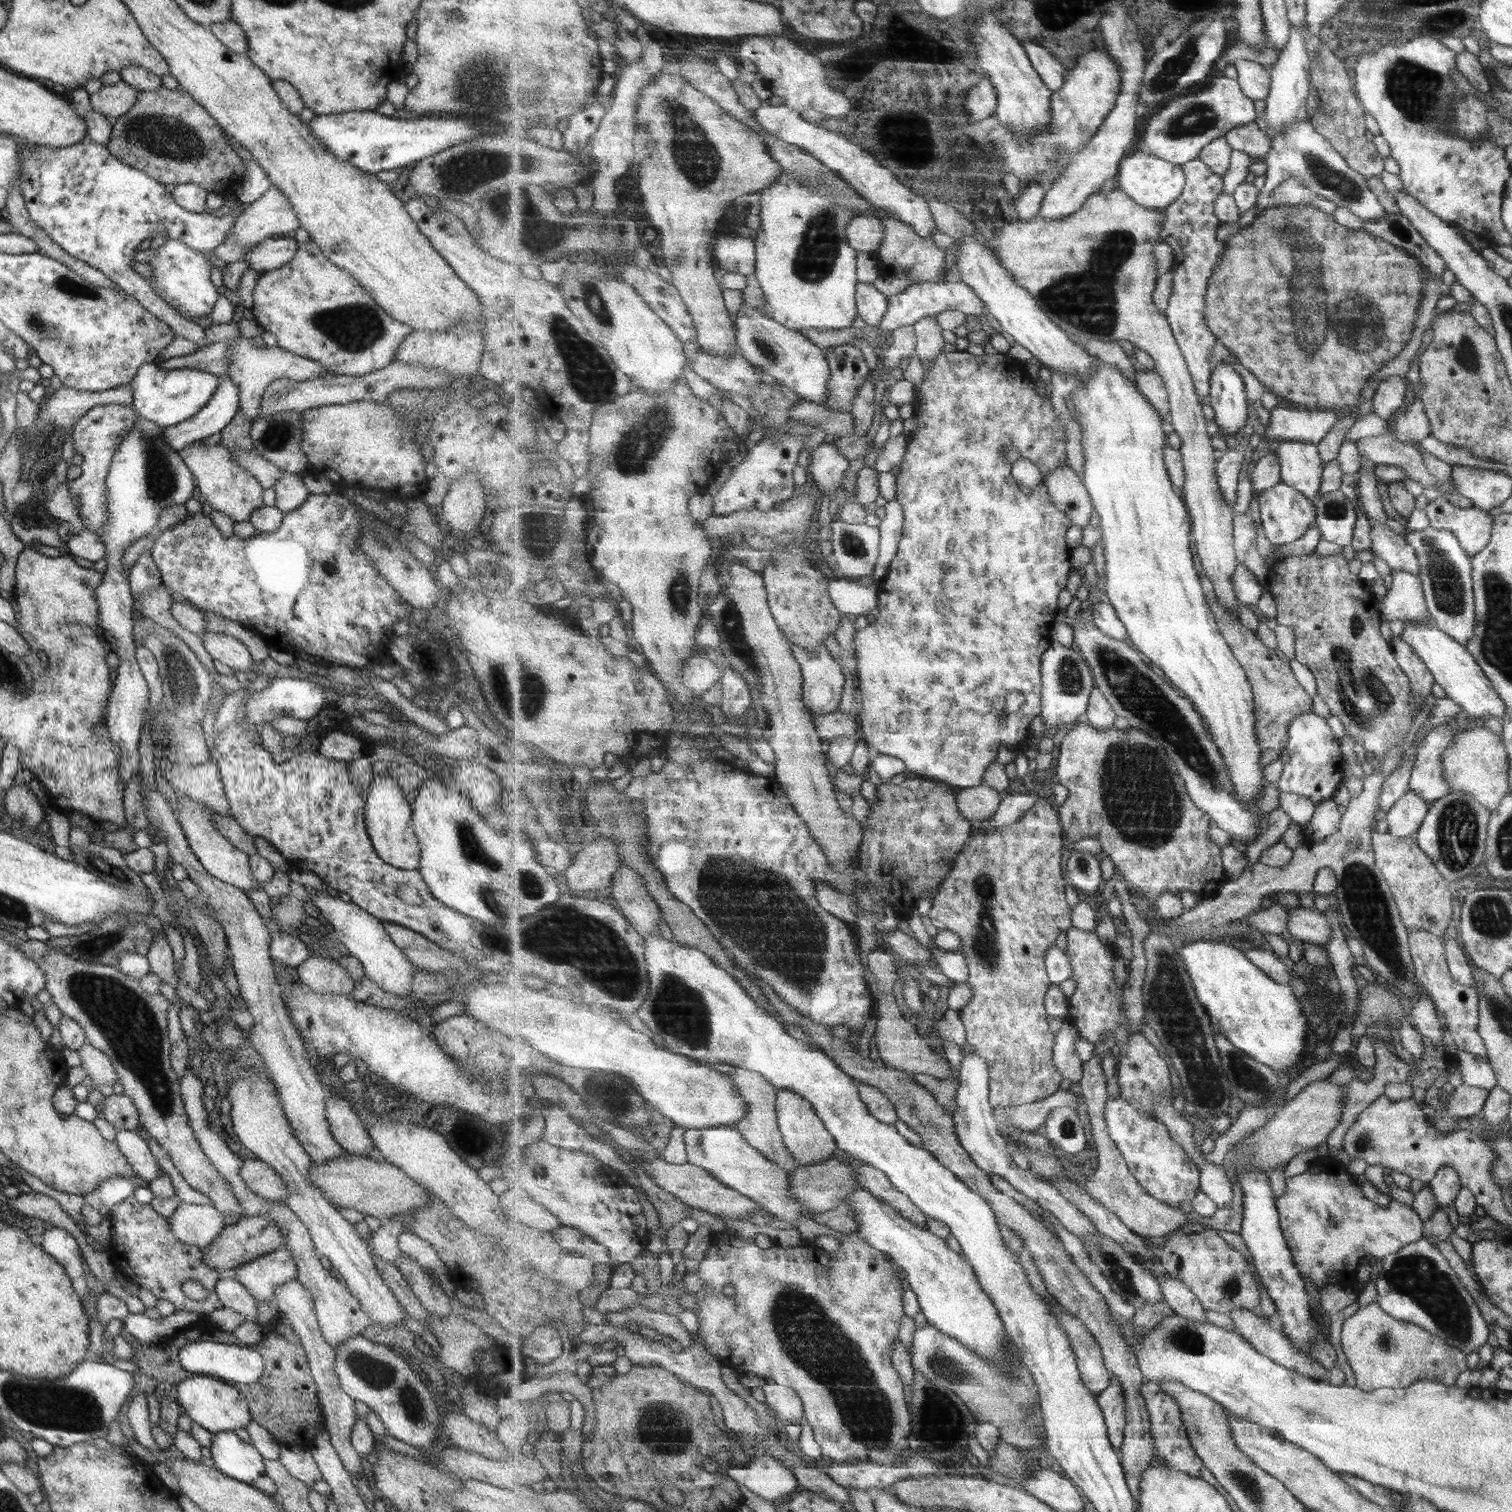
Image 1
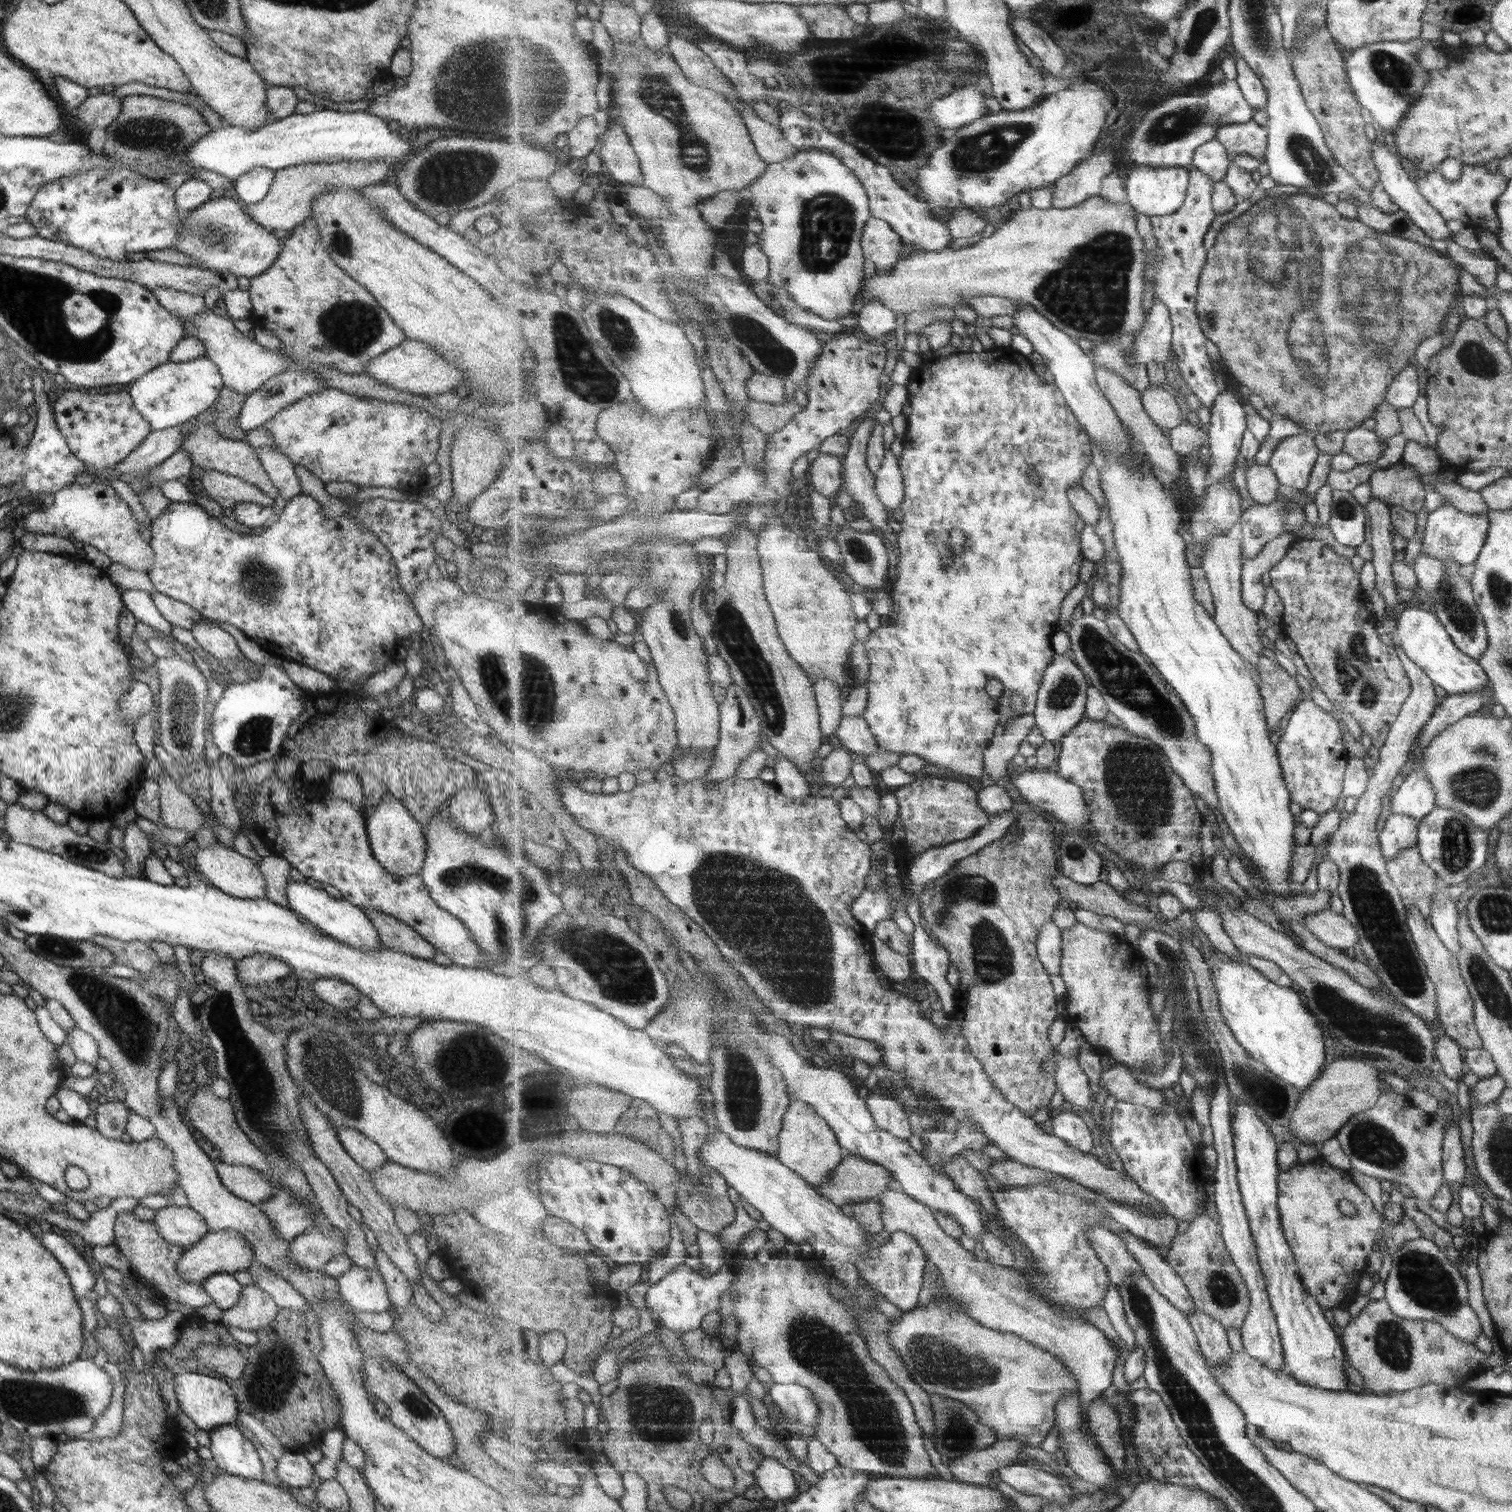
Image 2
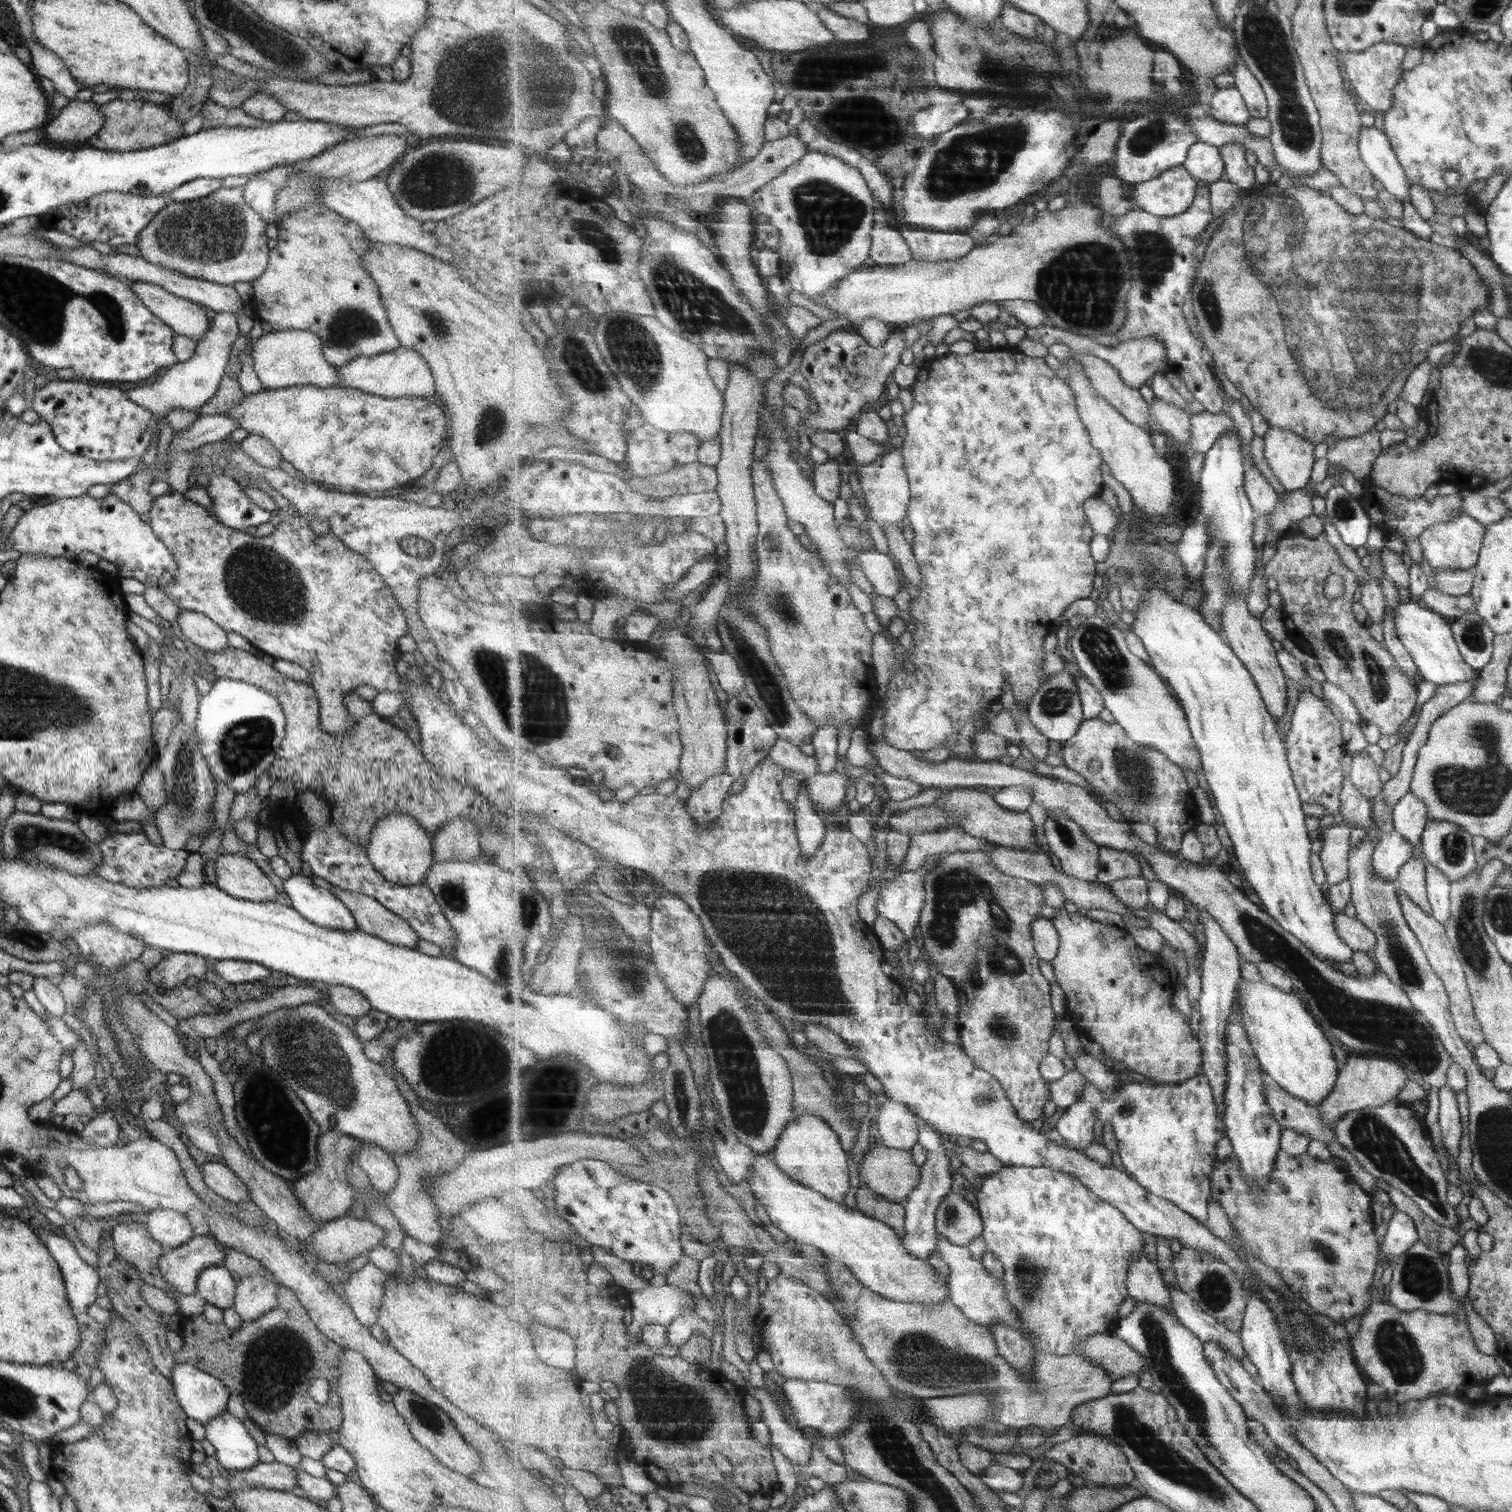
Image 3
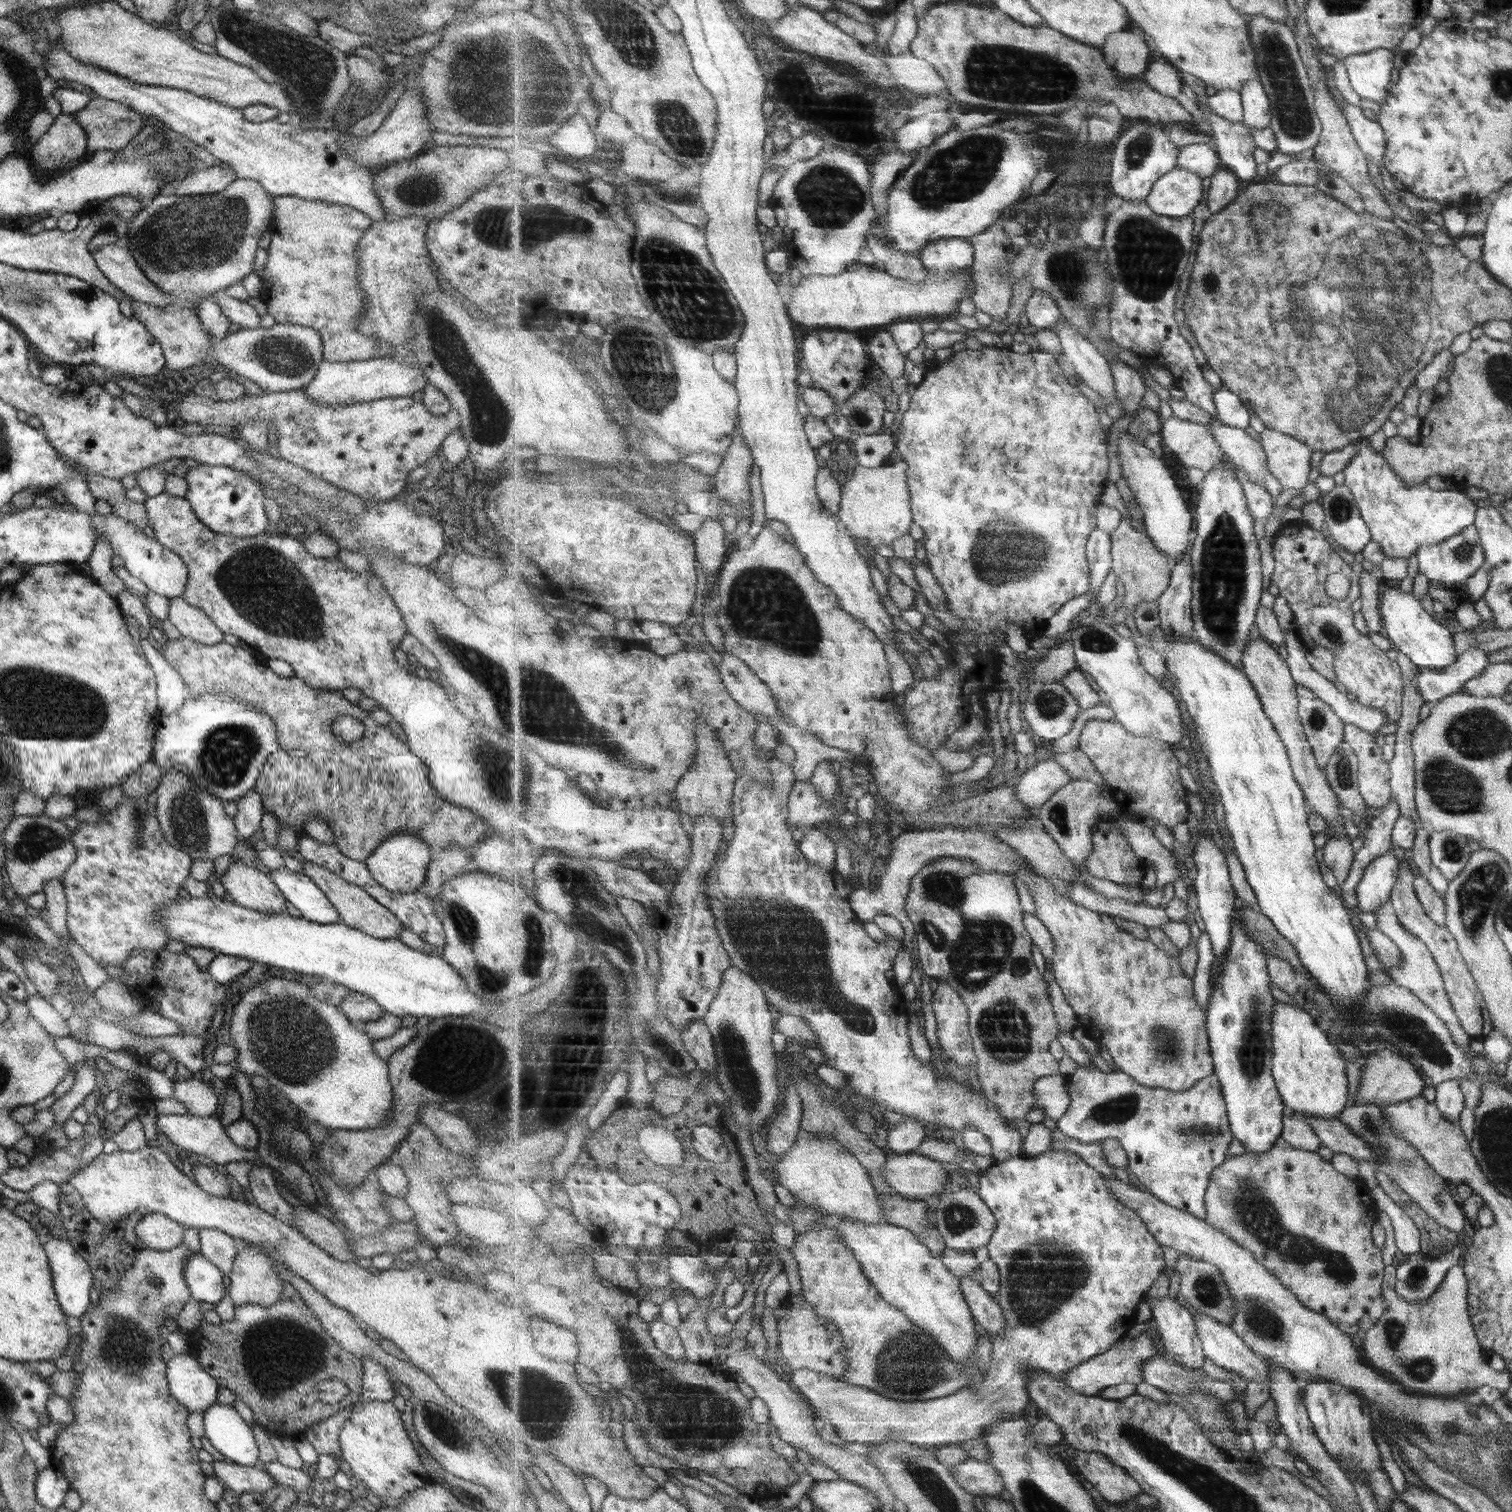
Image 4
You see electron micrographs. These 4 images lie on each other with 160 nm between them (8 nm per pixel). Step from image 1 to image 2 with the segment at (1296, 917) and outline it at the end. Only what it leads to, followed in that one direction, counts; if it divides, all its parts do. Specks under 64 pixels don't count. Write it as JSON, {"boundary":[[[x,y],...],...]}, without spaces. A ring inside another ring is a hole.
{"boundary":[[[1328,908],[1303,916],[1301,923],[1325,946],[1349,952],[1358,942],[1355,927],[1341,913]]]}

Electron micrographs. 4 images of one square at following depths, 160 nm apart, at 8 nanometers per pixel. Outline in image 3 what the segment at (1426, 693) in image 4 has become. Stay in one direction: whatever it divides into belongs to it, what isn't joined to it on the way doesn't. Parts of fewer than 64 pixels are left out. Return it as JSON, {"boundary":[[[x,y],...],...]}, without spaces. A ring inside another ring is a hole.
{"boundary":[[[1476,612],[1447,619],[1453,640],[1462,659],[1475,671],[1489,662],[1492,653],[1492,630]]]}

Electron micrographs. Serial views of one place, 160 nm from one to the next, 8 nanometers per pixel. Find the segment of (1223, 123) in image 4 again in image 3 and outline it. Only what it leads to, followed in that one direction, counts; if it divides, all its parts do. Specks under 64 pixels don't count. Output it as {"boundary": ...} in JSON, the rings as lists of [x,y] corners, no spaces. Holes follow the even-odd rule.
{"boundary":[[[1231,143],[1220,146],[1220,153],[1226,166],[1225,179],[1239,189],[1254,188],[1255,170],[1249,164],[1246,151],[1241,143]]]}

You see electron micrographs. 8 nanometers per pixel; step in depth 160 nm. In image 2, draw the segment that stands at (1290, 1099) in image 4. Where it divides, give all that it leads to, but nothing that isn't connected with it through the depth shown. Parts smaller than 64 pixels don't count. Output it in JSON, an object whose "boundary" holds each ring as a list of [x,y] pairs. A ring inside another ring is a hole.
{"boundary":[[[1217,962],[1211,968],[1213,982],[1218,988],[1220,1009],[1239,1044],[1242,1044],[1255,1060],[1265,1064],[1273,1074],[1285,1079],[1285,1082],[1295,1086],[1299,1092],[1305,1092],[1314,1080],[1318,1080],[1319,1072],[1323,1068],[1324,1036],[1321,1036],[1322,1030],[1317,1028],[1316,1018],[1303,1008],[1299,994],[1290,987],[1279,986],[1248,963]]]}

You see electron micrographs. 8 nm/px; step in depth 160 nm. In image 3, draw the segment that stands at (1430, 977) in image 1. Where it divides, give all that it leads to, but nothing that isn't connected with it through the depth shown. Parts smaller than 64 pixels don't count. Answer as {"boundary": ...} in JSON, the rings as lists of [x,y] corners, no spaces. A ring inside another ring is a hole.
{"boundary":[[[1396,888],[1396,893],[1402,917],[1405,919],[1410,931],[1418,940],[1430,968],[1433,969],[1437,978],[1441,979],[1442,985],[1446,990],[1449,1005],[1448,1009],[1452,1016],[1456,1033],[1465,1042],[1470,1042],[1474,1047],[1481,1044],[1481,1042],[1484,1041],[1484,1038],[1480,1029],[1480,1024],[1474,1017],[1470,994],[1466,987],[1464,972],[1454,954],[1454,950],[1449,939],[1444,933],[1444,926],[1440,922],[1437,922],[1430,914],[1428,915],[1426,912],[1423,912],[1423,910],[1421,910],[1413,901],[1410,901],[1408,896],[1405,896],[1405,893],[1402,890]]]}

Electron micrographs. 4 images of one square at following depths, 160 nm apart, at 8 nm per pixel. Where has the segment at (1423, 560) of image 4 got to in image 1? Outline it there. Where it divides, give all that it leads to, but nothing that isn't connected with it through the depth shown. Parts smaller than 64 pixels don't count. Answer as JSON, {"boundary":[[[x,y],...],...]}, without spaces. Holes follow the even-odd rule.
{"boundary":[[[1443,495],[1429,501],[1424,511],[1428,526],[1437,530],[1449,530],[1469,557],[1479,552],[1489,540],[1492,516],[1488,511],[1473,506],[1453,506]]]}

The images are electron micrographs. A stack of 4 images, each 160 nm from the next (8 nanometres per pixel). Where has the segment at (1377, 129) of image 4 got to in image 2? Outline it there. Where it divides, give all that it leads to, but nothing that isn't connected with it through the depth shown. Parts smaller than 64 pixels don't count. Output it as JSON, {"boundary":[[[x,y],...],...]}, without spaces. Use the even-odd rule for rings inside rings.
{"boundary":[[[1375,141],[1371,143],[1370,159],[1373,166],[1377,169],[1378,182],[1389,196],[1389,199],[1391,199],[1391,202],[1397,206],[1398,210],[1405,212],[1409,216],[1409,220],[1413,226],[1421,229],[1422,234],[1427,236],[1431,241],[1442,240],[1447,242],[1447,240],[1453,240],[1449,229],[1447,229],[1446,221],[1421,197],[1421,194],[1416,189],[1416,184],[1403,171],[1395,155],[1392,155],[1385,145],[1380,145],[1379,143],[1375,143]]]}

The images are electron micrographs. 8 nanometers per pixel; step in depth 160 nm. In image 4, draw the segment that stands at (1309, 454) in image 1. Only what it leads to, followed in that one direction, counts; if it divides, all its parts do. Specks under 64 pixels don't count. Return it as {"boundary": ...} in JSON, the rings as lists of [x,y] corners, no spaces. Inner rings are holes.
{"boundary":[[[1265,428],[1260,440],[1266,455],[1271,474],[1286,488],[1304,488],[1309,474],[1310,447],[1298,438],[1279,430]]]}

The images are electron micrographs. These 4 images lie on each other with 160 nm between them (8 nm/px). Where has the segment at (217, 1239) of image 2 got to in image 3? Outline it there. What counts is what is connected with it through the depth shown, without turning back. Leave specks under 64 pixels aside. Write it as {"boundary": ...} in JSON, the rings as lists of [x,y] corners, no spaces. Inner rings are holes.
{"boundary":[[[193,1235],[185,1244],[165,1250],[156,1267],[177,1298],[191,1295],[196,1292],[197,1275],[208,1266],[222,1264],[223,1247],[211,1236]]]}

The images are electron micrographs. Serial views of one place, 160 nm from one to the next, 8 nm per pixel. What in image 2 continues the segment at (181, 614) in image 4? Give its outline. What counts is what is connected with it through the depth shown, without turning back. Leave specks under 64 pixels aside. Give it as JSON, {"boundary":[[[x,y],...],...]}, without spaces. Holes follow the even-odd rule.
{"boundary":[[[201,620],[190,628],[190,632],[195,642],[215,659],[218,658],[224,662],[227,658],[241,656],[234,638],[213,623]]]}

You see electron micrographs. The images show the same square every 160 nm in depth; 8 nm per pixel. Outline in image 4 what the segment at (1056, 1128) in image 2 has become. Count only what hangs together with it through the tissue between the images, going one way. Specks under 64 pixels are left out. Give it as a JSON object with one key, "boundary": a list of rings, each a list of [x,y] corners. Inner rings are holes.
{"boundary":[[[1078,1066],[1077,1070],[1067,1077],[1066,1086],[1068,1087],[1068,1093],[1071,1097],[1071,1104],[1068,1111],[1056,1122],[1056,1126],[1060,1131],[1077,1139],[1081,1143],[1091,1144],[1091,1142],[1104,1141],[1107,1138],[1116,1138],[1121,1142],[1127,1158],[1129,1158],[1129,1170],[1138,1178],[1139,1182],[1145,1186],[1149,1192],[1156,1195],[1157,1198],[1168,1203],[1169,1206],[1176,1207],[1177,1209],[1189,1211],[1191,1214],[1195,1214],[1199,1219],[1207,1218],[1207,1210],[1205,1210],[1205,1194],[1207,1194],[1207,1188],[1209,1188],[1209,1178],[1211,1178],[1211,1172],[1215,1170],[1215,1167],[1219,1168],[1227,1158],[1229,1158],[1229,1144],[1233,1142],[1233,1138],[1236,1138],[1236,1134],[1232,1131],[1231,1122],[1228,1117],[1228,1106],[1225,1102],[1224,1092],[1218,1076],[1213,1073],[1211,1076],[1204,1078],[1197,1082],[1195,1086],[1192,1086],[1189,1090],[1183,1092],[1175,1092],[1173,1090],[1167,1090],[1159,1087],[1149,1087],[1138,1084],[1138,1082],[1125,1071],[1118,1069],[1113,1070],[1111,1073],[1101,1072],[1097,1067],[1084,1067]]]}

